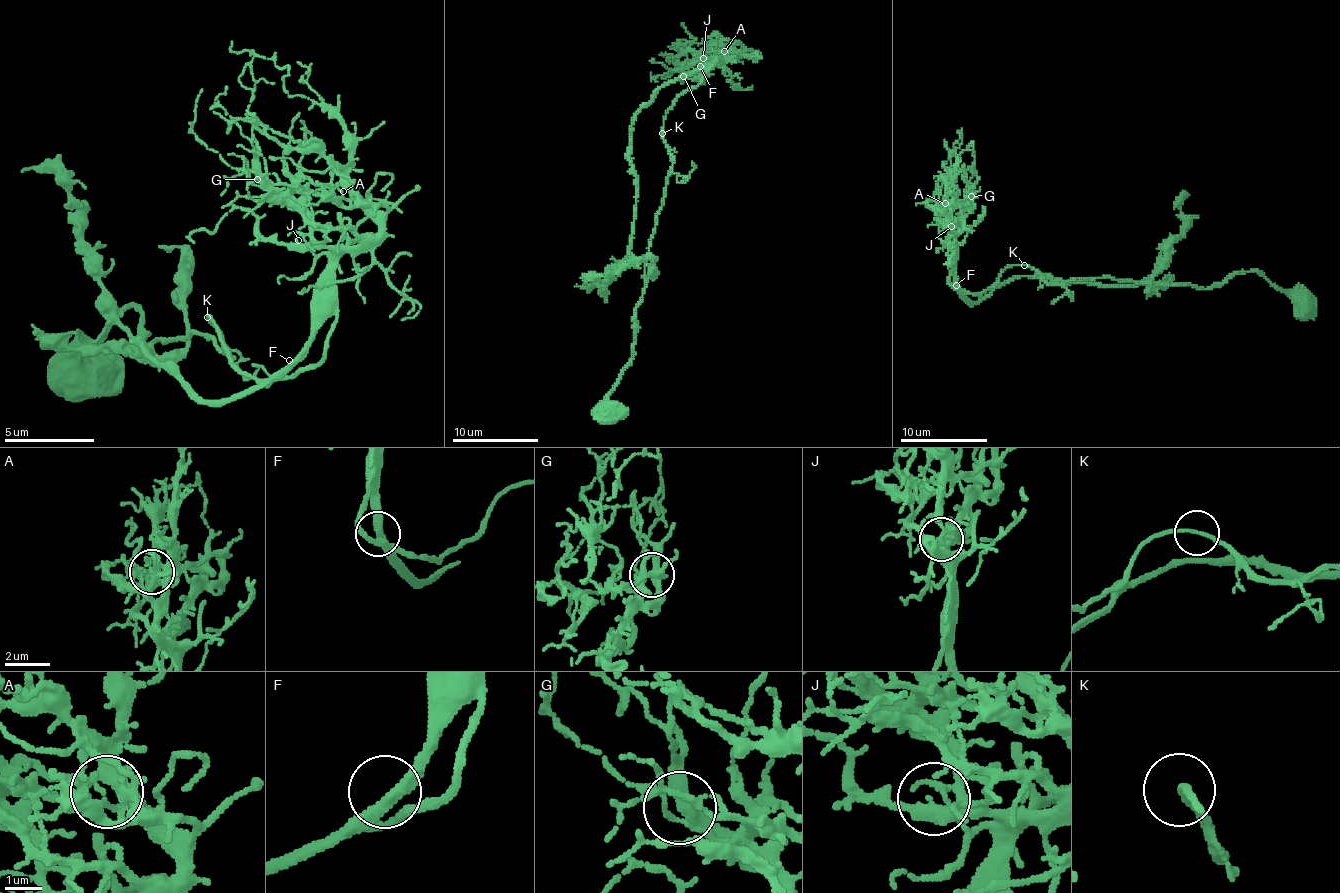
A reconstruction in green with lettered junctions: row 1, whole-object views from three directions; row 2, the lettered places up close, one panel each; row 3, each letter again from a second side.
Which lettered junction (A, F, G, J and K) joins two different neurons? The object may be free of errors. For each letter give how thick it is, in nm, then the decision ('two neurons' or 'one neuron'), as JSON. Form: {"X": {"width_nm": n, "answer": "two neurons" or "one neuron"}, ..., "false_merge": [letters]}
{"A": {"width_nm": 90, "answer": "one neuron"}, "F": {"width_nm": 320, "answer": "one neuron"}, "G": {"width_nm": 340, "answer": "one neuron"}, "J": {"width_nm": 280, "answer": "one neuron"}, "K": {"width_nm": 160, "answer": "one neuron"}, "false_merge": []}

